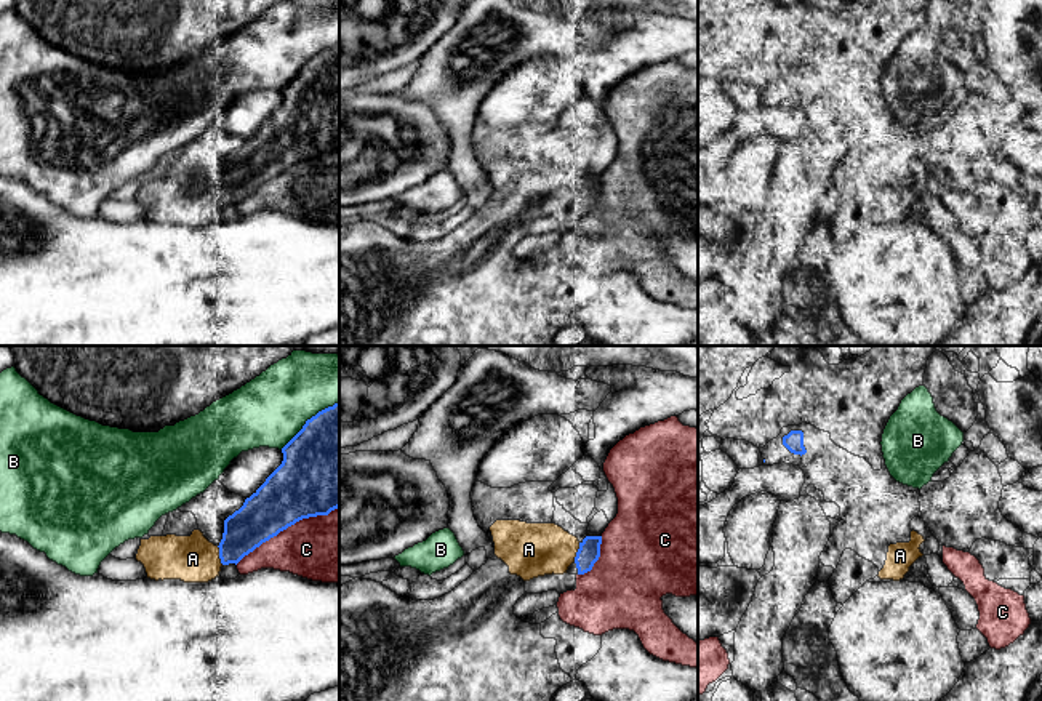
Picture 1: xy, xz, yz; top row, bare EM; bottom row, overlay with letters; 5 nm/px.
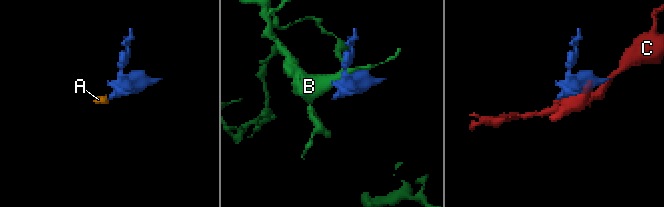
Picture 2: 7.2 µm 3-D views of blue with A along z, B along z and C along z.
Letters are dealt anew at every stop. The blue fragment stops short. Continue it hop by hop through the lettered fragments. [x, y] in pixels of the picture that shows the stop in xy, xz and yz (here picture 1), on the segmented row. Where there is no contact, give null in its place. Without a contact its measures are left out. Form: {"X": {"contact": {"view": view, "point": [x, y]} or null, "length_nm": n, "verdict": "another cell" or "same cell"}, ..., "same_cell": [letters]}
{"A": {"contact": {"view": "xy", "point": [220, 556]}, "length_nm": 100, "verdict": "same cell"}, "B": {"contact": {"view": "xy", "point": [308, 420]}, "length_nm": 380, "verdict": "another cell"}, "C": {"contact": {"view": "xy", "point": [287, 527]}, "length_nm": 600, "verdict": "another cell"}, "same_cell": ["A"]}

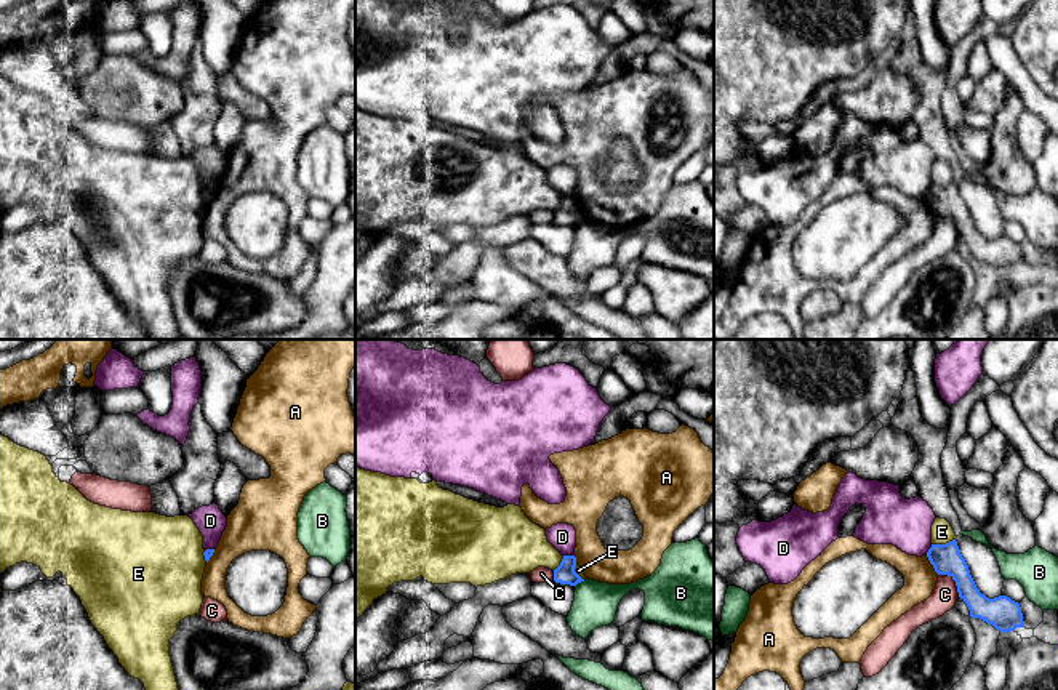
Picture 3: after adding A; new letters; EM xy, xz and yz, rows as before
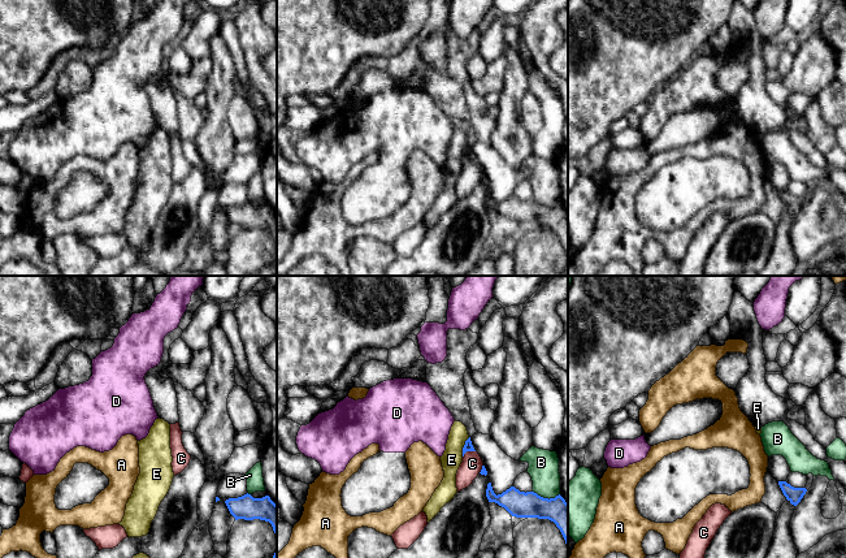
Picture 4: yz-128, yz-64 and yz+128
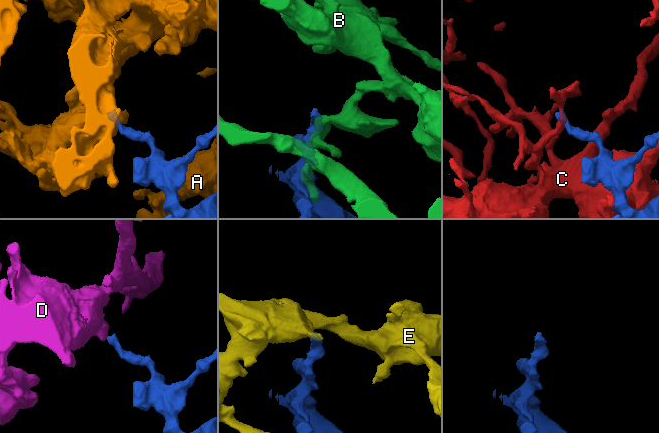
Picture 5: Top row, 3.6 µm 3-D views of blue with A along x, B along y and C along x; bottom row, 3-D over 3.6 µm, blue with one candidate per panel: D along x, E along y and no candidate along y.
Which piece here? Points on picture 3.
{"A": {"contact": {"view": "yz", "point": [932, 564]}, "length_nm": 120, "verdict": "another cell"}, "B": {"contact": {"view": "xz", "point": [580, 581]}, "length_nm": 70, "verdict": "another cell"}, "C": {"contact": {"view": "yz", "point": [954, 580]}, "length_nm": 160, "verdict": "another cell"}, "D": {"contact": {"view": "xz", "point": [569, 556]}, "length_nm": 60, "verdict": "another cell"}, "E": {"contact": {"view": "yz", "point": [943, 545]}, "length_nm": 120, "verdict": "another cell"}, "same_cell": []}

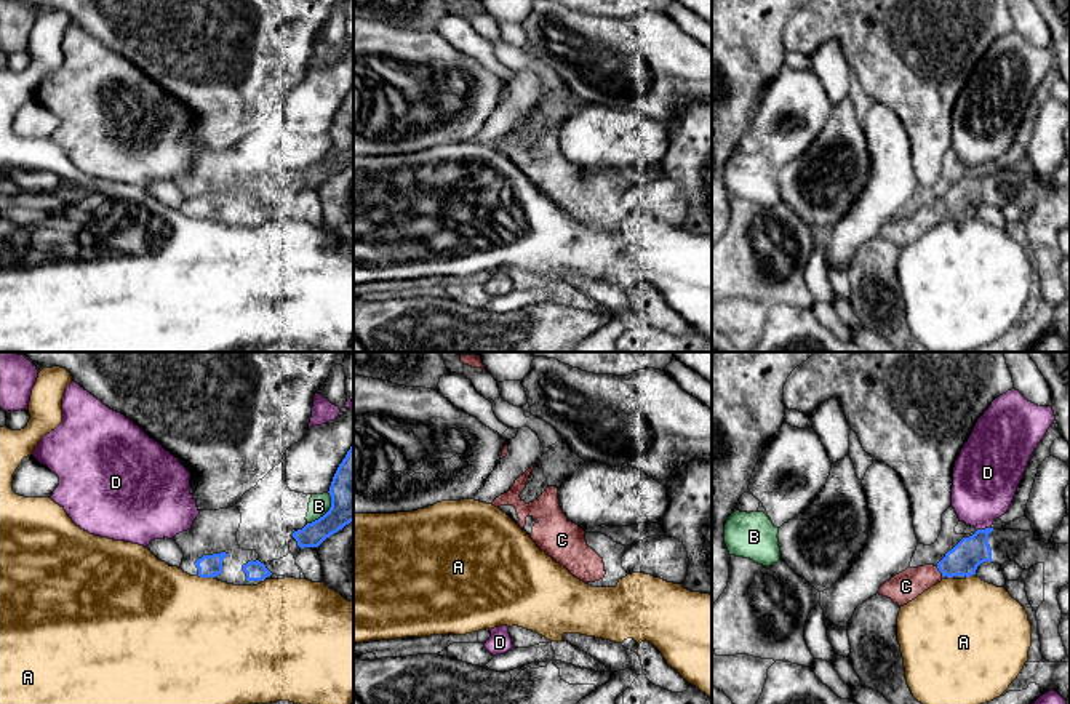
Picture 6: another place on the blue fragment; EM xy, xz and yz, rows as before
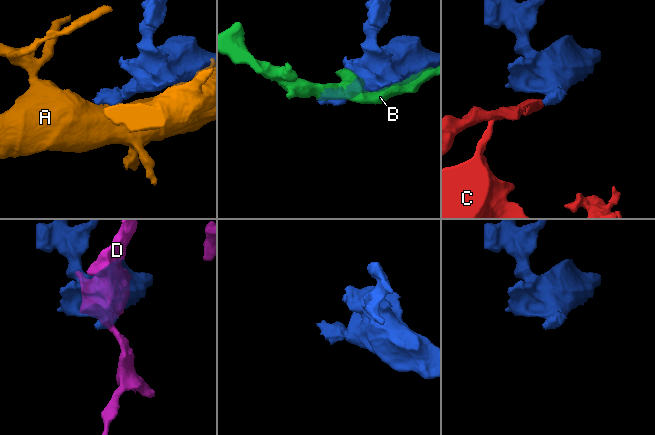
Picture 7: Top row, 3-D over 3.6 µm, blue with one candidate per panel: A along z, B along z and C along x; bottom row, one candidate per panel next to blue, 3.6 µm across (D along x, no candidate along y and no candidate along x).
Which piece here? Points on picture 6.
{"A": {"contact": {"view": "xy", "point": [207, 576]}, "length_nm": 80, "verdict": "another cell"}, "B": {"contact": {"view": "xy", "point": [328, 511]}, "length_nm": 200, "verdict": "another cell"}, "C": {"contact": {"view": "yz", "point": [939, 570]}, "length_nm": 60, "verdict": "same cell"}, "D": {"contact": {"view": "yz", "point": [982, 530]}, "length_nm": 70, "verdict": "another cell"}, "same_cell": ["C"]}

